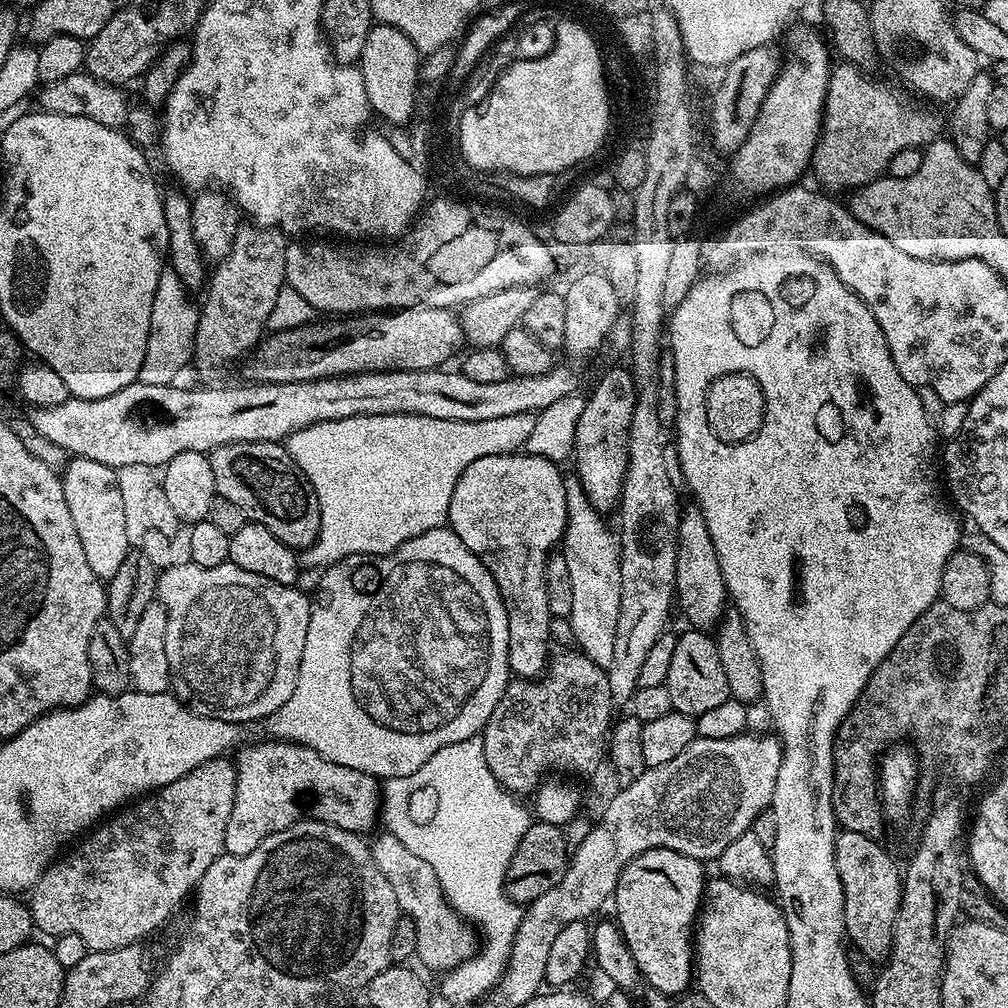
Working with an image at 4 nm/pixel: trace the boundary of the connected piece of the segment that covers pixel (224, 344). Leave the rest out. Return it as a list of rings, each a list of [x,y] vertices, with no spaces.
[[[259,226],[242,227],[232,238],[232,248],[215,265],[216,273],[207,281],[204,305],[199,305],[200,321],[196,327],[194,368],[202,375],[220,372],[227,364],[252,351],[266,332],[270,310],[278,290],[286,287],[284,278],[285,233]]]

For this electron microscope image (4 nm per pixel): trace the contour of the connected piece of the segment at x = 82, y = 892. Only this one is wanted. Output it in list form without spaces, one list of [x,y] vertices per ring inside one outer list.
[[[217,758],[207,760],[202,766],[190,770],[190,774],[182,774],[182,778],[166,787],[158,788],[131,806],[109,815],[75,845],[77,848],[69,856],[64,854],[53,860],[38,882],[32,885],[33,925],[39,931],[41,928],[49,938],[71,932],[78,934],[89,952],[118,950],[122,946],[141,943],[145,939],[143,936],[162,927],[171,918],[172,911],[187,896],[189,899],[208,867],[224,852],[226,822],[230,822],[235,797],[236,765],[231,759]]]

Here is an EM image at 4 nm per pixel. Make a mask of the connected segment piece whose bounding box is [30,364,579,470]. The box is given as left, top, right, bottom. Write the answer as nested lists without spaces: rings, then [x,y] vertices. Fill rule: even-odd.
[[[560,364],[555,365],[544,375],[512,376],[493,383],[476,382],[463,375],[460,370],[454,370],[454,372],[448,372],[448,370],[446,368],[431,368],[430,370],[402,370],[401,372],[358,372],[350,376],[333,376],[327,380],[309,380],[307,384],[258,384],[252,382],[247,385],[249,388],[196,388],[193,392],[187,392],[184,388],[176,388],[177,386],[172,384],[141,384],[137,382],[130,386],[122,386],[122,390],[118,390],[114,394],[106,394],[106,398],[94,398],[93,400],[70,398],[66,402],[62,402],[60,406],[37,408],[31,413],[30,419],[38,434],[60,446],[69,457],[85,456],[94,462],[102,462],[111,468],[123,470],[123,468],[132,468],[135,464],[145,464],[148,468],[154,467],[155,464],[163,466],[183,452],[208,454],[214,448],[220,448],[224,444],[240,444],[243,440],[246,442],[258,442],[259,440],[284,442],[292,433],[303,428],[309,428],[311,424],[321,424],[327,420],[345,420],[351,416],[429,416],[430,418],[442,418],[446,421],[485,421],[489,418],[502,418],[518,413],[530,412],[536,414],[544,410],[546,406],[550,406],[552,402],[573,394],[579,389],[577,387],[577,376],[568,367],[560,366]]]

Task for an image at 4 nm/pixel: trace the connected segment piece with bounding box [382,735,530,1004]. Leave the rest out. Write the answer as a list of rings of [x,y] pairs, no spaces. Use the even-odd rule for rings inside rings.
[[[479,735],[442,746],[442,750],[438,750],[438,754],[431,756],[421,768],[414,770],[414,774],[385,780],[382,784],[383,827],[392,832],[394,838],[406,846],[406,850],[414,850],[418,858],[426,858],[426,862],[434,866],[434,874],[438,874],[444,897],[453,910],[475,925],[483,939],[484,936],[488,939],[485,944],[483,941],[476,955],[471,956],[465,964],[443,973],[440,992],[452,1004],[472,1004],[484,995],[485,999],[508,969],[510,950],[524,912],[521,905],[504,895],[504,879],[510,858],[514,858],[514,850],[518,850],[518,842],[522,842],[522,834],[526,834],[530,823],[529,809],[527,812],[516,800],[519,799],[504,789],[494,774],[490,774],[490,766],[486,766],[484,741]]]

